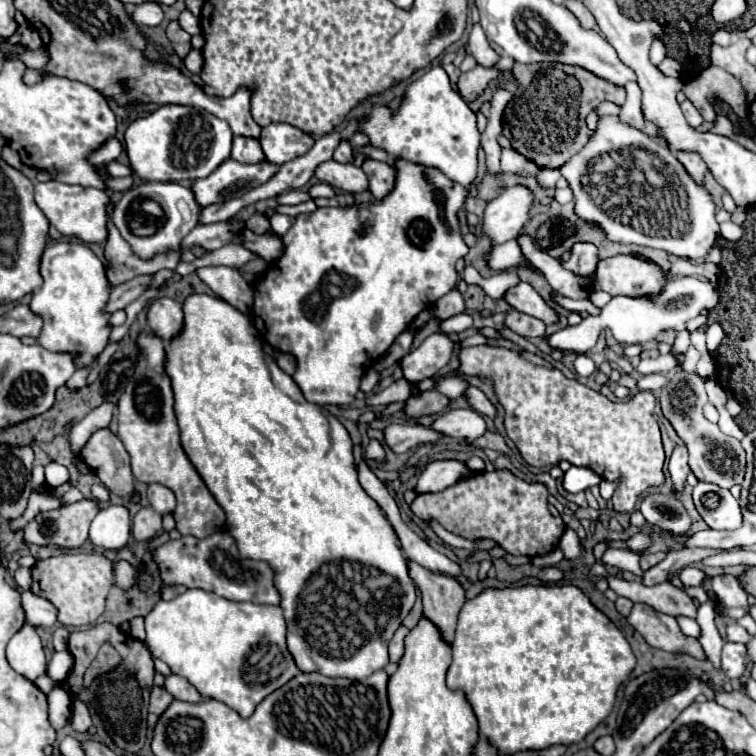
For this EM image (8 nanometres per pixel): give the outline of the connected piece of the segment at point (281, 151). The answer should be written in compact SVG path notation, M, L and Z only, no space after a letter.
M278 122L278 124L268 124L262 128L260 144L262 144L264 156L270 162L284 164L284 162L290 162L290 160L306 154L312 148L314 140L306 132L302 132L290 124Z

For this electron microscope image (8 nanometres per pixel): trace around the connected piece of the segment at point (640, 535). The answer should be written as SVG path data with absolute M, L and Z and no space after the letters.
M640 530L640 532L632 534L632 536L626 538L626 540L610 542L608 548L622 548L622 550L630 550L630 552L642 554L642 552L648 550L650 546L652 546L652 538L650 538L650 534L644 532L644 530Z

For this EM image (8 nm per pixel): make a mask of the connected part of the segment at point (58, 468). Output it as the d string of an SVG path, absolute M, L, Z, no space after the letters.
M48 462L44 468L46 468L46 482L52 488L56 488L56 486L60 486L60 484L70 480L68 470L62 464L58 464L58 462Z

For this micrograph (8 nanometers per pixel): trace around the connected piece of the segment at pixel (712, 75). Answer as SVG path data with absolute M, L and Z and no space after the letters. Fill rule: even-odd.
M710 66L700 76L686 82L682 90L684 90L686 98L698 108L698 112L708 122L714 122L714 118L716 118L714 104L712 103L716 98L729 104L740 119L748 117L746 94L740 80L732 74L728 74L726 70ZM740 94L741 103L733 103L735 96Z

